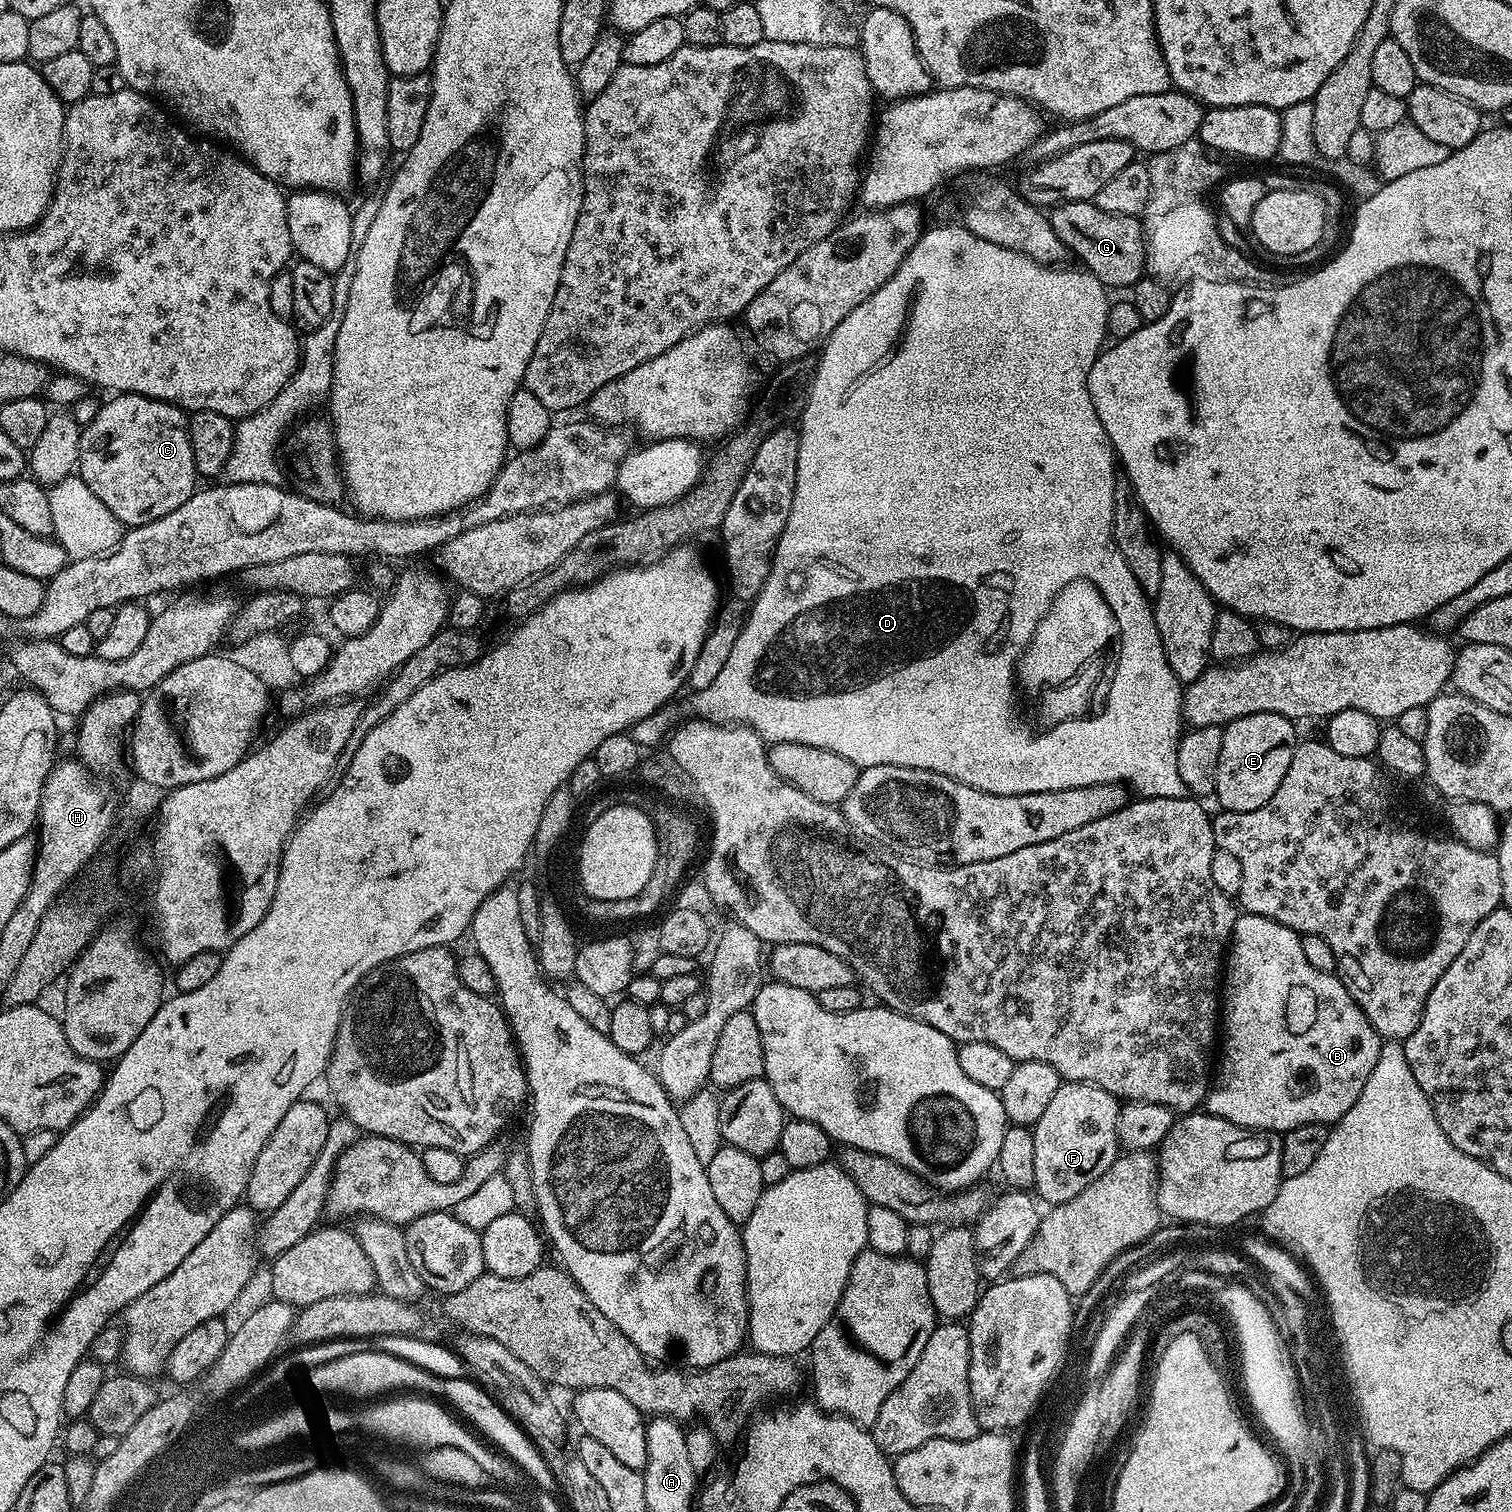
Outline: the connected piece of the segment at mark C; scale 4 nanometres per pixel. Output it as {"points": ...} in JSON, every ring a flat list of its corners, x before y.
{"points":[[133,392,116,394,111,397,113,400,101,403,98,414,94,418,94,422,83,425,80,434,80,463,78,465,78,474,86,482,86,486,90,486,92,493,98,498,98,502,102,502,106,506,106,510,110,510,110,514,114,514,120,519,121,525,128,528,137,528,146,522,154,522,158,518,162,518,166,514,170,514,170,510,178,510,178,506,190,499,198,491,198,473,196,471,196,462,194,460,194,450,190,442,190,434,188,433,189,417,186,415,185,409,175,405,168,404,165,400,155,400,149,396,139,396]]}

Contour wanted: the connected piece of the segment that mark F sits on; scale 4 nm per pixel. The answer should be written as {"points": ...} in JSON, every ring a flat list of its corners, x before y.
{"points":[[1083,1082,1061,1083,1058,1094,1054,1094,1054,1098,1050,1098,1050,1102,1047,1104,1046,1110,1042,1114,1042,1118,1038,1118,1038,1122,1032,1128,1032,1137,1034,1138,1034,1192,1041,1201,1043,1201,1042,1199,1045,1200,1045,1205,1055,1206,1057,1204,1070,1202,1070,1198,1082,1194,1082,1190,1086,1190,1086,1186,1090,1186,1090,1182,1094,1182,1094,1178,1098,1178,1102,1175,1102,1173,1115,1162,1117,1155,1122,1148,1120,1139,1118,1138,1118,1114,1120,1113,1120,1106,1121,1101,1117,1100,1116,1097,1111,1096,1106,1090,1102,1090,1093,1084,1085,1084]]}

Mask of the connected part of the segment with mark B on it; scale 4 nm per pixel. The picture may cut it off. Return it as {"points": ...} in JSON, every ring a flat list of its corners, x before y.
{"points":[[1247,914,1236,917,1236,924,1232,927,1230,947,1226,952,1226,967,1222,972,1222,1043,1218,1048,1218,1067,1215,1069,1214,1079,1211,1081,1206,1097,1206,1111,1212,1116,1226,1118,1243,1128,1277,1134,1283,1134,1292,1128,1307,1124,1332,1126,1344,1117,1346,1110,1350,1110,1354,1102,1358,1102,1358,1094,1362,1094,1362,1086,1366,1086,1366,1078,1370,1078,1370,1070,1374,1070,1374,1062,1378,1062,1382,1037,1374,1030,1374,1026,1370,1026,1366,1014,1356,1005,1339,975,1314,970,1314,966,1306,962,1302,954,1300,937,1299,932,1290,930,1270,918]]}

